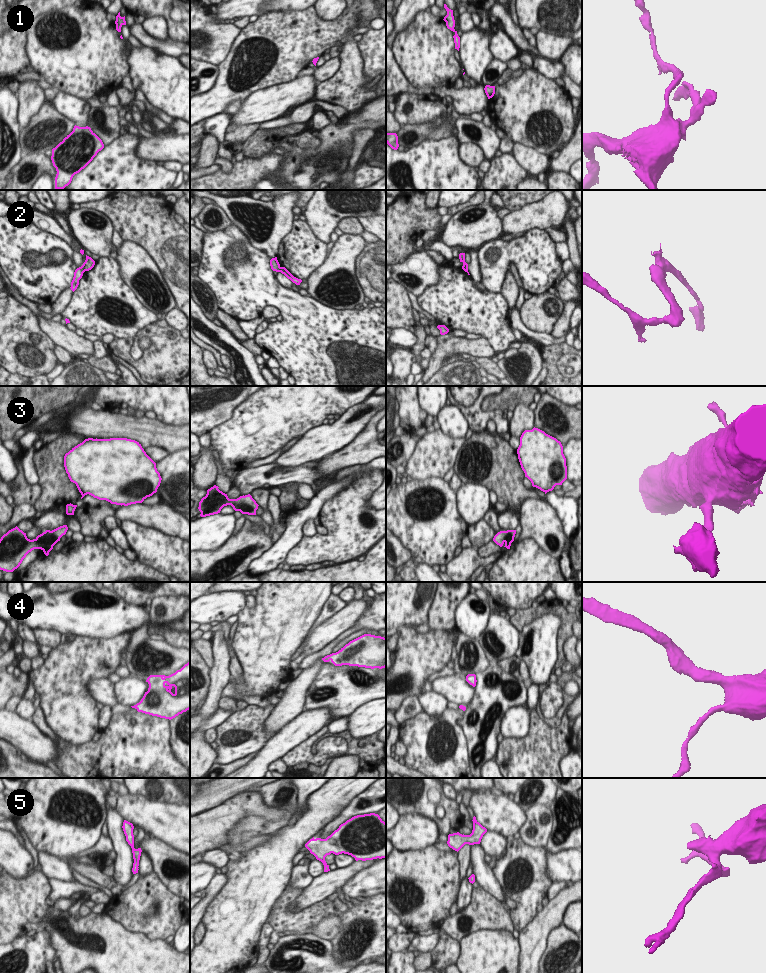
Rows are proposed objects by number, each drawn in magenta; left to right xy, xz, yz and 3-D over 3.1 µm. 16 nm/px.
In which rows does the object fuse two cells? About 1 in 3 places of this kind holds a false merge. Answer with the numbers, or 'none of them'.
2

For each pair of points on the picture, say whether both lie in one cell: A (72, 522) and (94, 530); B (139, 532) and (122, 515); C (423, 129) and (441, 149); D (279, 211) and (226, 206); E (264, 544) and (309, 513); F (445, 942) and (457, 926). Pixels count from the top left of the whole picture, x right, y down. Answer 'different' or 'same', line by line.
A: different
B: different
C: different
D: same
E: different
F: different

